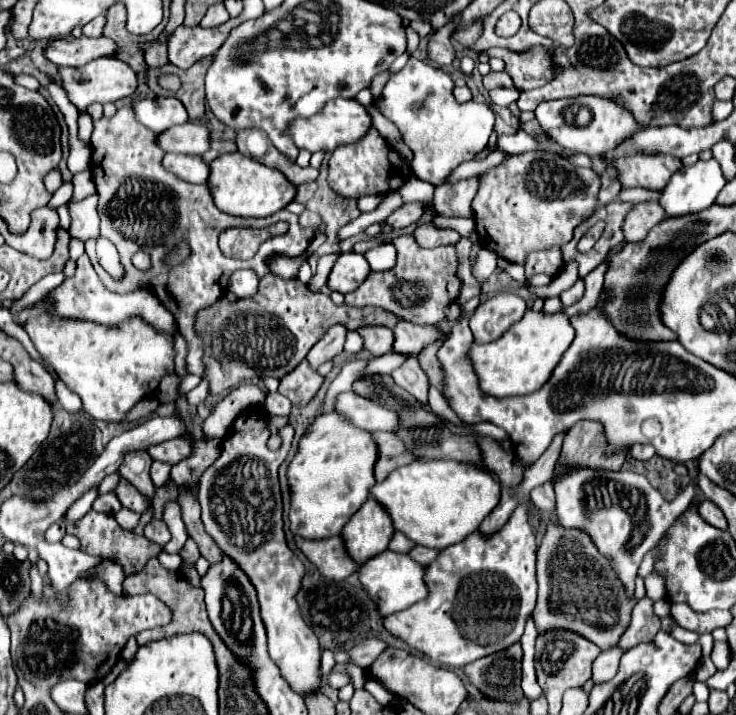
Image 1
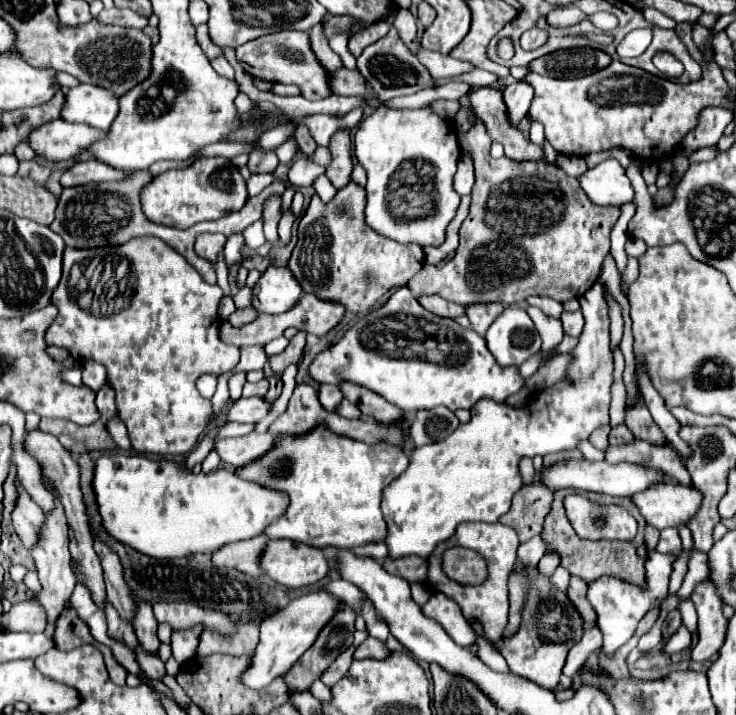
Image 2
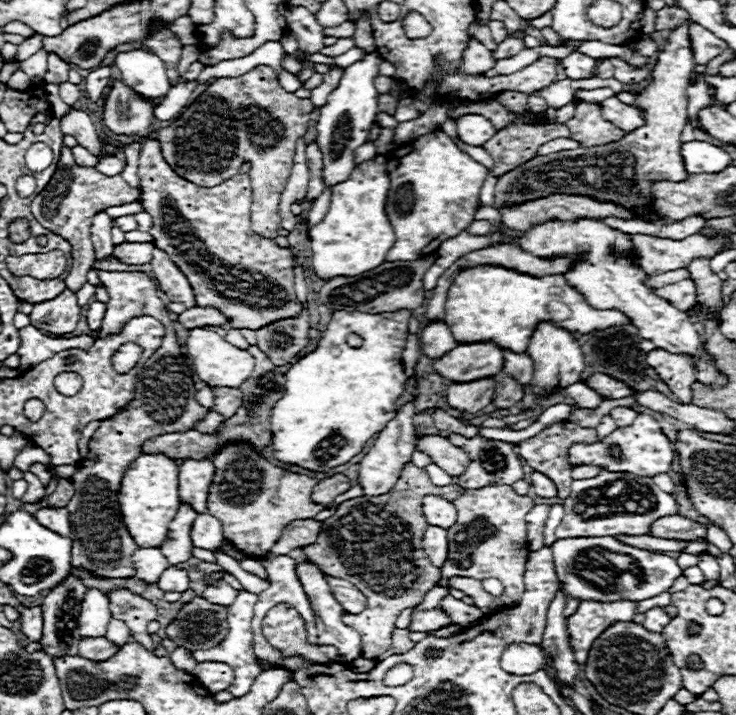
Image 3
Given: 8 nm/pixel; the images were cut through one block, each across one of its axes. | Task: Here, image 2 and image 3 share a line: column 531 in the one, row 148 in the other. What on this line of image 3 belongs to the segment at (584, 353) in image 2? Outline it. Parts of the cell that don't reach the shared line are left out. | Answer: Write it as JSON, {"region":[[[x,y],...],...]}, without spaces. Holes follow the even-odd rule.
{"region":[[[432,130],[418,140],[412,140],[390,154],[390,192],[386,200],[386,214],[396,234],[392,250],[386,254],[388,262],[416,260],[438,250],[438,246],[466,230],[478,208],[478,194],[486,180],[488,168],[468,154],[460,152],[452,138],[442,130]]]}

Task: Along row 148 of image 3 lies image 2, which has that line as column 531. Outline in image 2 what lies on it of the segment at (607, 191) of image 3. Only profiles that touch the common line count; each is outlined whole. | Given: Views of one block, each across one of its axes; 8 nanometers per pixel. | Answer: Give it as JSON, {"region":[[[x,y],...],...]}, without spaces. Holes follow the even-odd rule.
{"region":[[[516,564],[516,572],[528,580],[528,598],[522,608],[522,620],[518,632],[510,638],[498,642],[498,650],[508,662],[512,674],[528,678],[548,690],[556,690],[560,682],[560,674],[566,662],[568,650],[576,644],[578,636],[584,634],[584,620],[578,614],[576,606],[570,602],[566,592],[556,590],[550,584],[550,578],[544,574],[532,576],[522,564]]]}

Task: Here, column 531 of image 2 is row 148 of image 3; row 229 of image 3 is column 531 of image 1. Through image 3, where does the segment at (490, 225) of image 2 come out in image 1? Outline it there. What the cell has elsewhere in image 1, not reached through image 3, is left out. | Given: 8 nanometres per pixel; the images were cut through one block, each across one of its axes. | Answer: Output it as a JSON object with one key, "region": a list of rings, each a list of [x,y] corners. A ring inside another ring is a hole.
{"region":[[[558,246],[546,248],[546,250],[536,250],[530,252],[526,262],[526,280],[530,280],[534,274],[548,274],[550,278],[556,278],[564,270],[564,260],[562,260],[562,250]]]}

